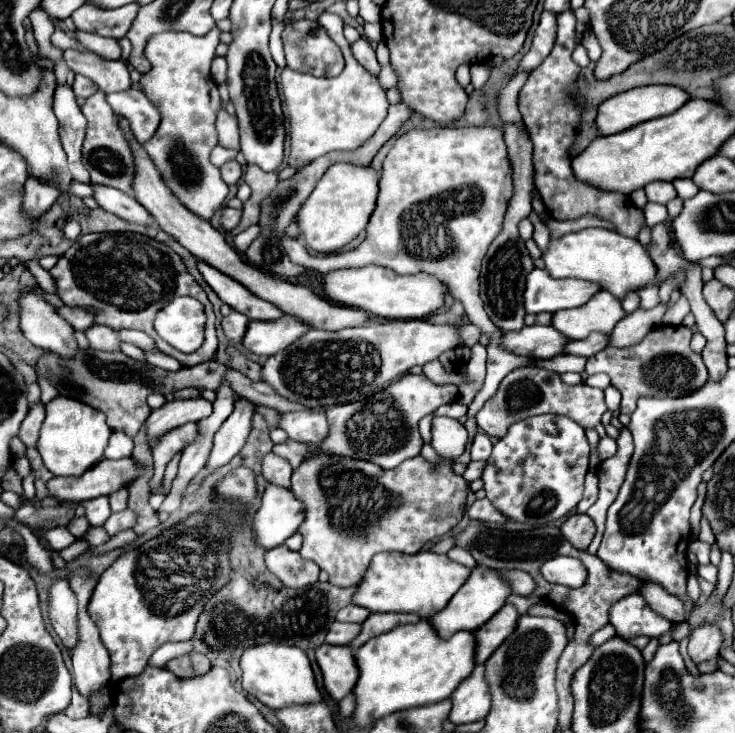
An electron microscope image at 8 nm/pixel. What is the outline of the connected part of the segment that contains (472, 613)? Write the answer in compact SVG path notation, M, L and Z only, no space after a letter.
M476 566L472 570L472 576L464 582L464 586L452 596L452 600L446 604L446 608L442 608L440 612L436 612L434 616L430 616L430 624L434 626L434 630L438 632L440 638L450 638L452 634L460 632L460 630L476 630L480 628L484 622L488 622L504 604L504 600L508 598L508 594L512 594L510 586L498 576L498 572L492 572L492 568L482 568Z

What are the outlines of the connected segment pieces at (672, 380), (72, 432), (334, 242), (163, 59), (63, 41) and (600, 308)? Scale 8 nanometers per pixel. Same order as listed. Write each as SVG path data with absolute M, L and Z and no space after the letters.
M658 326L650 330L638 344L628 348L604 348L596 356L590 356L586 362L588 374L604 372L610 376L614 388L622 394L620 412L632 414L640 396L656 396L656 398L676 398L688 396L688 392L696 392L708 382L708 372L698 352L690 348L692 330L686 326Z
M56 396L46 404L46 420L42 424L36 448L44 460L44 466L54 476L80 476L102 458L110 434L112 430L108 428L102 412L96 412L92 406L74 398Z
M334 164L318 180L314 192L300 206L296 216L300 236L298 240L314 252L330 254L352 242L368 224L378 194L378 174L368 166Z
M218 28L210 30L206 36L192 36L186 32L160 32L152 36L144 50L151 70L140 78L142 92L160 112L156 136L144 142L142 148L148 152L170 192L192 214L204 220L214 216L228 194L228 184L224 184L220 170L210 162L210 152L218 144L214 126L216 114L222 106L218 86L210 76L210 62L218 46L218 36Z
M55 27L55 32L51 36L51 42L53 45L55 45L55 47L60 48L62 50L73 48L83 52L87 51L87 49L84 48L80 43L78 43L76 39L70 38L68 34L66 34L58 27Z
M596 292L588 304L580 308L560 310L552 314L552 326L568 336L570 340L582 340L590 332L606 332L610 334L618 320L622 320L626 312L622 310L620 302L610 292Z

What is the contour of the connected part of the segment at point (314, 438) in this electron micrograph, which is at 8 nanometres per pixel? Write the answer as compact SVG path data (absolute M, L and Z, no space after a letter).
M298 410L298 412L284 412L280 414L280 424L288 438L296 442L308 442L308 444L320 444L328 434L326 424L326 410Z

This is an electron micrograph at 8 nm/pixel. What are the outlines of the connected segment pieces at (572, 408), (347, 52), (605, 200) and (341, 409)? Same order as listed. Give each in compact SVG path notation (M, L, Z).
M520 368L520 370L512 370L500 382L496 394L476 414L476 422L490 438L498 440L506 434L506 428L510 424L524 420L528 416L546 414L546 412L568 416L586 430L596 428L596 424L600 424L602 414L606 412L604 392L600 388L588 388L586 384L578 384L574 388L568 388L568 384L564 384L560 380L560 374L546 370L546 368Z
M326 12L318 18L318 22L342 50L346 66L342 74L334 78L314 78L312 74L294 72L290 68L282 70L282 94L290 120L288 166L294 168L304 168L312 160L334 150L356 150L376 132L390 106L386 90L380 88L378 78L370 76L352 56L350 44L342 34L342 20L336 14Z
M562 12L558 16L558 38L548 54L548 58L532 70L530 78L526 80L524 88L520 90L518 106L520 114L524 118L524 124L530 132L530 140L534 144L534 168L536 168L536 188L540 190L542 202L554 220L576 220L580 216L592 214L600 220L612 222L618 234L636 238L640 230L646 226L644 212L636 208L628 196L618 192L604 192L598 190L586 182L580 182L574 178L570 168L570 150L574 144L574 128L580 122L580 108L578 100L572 100L576 92L576 76L580 72L580 66L572 60L574 50L574 12Z
M406 374L370 398L332 406L330 414L334 414L334 454L352 460L368 460L380 468L396 468L404 460L420 454L424 444L418 432L420 418L432 414L442 404L454 402L456 396L458 386L454 384L438 386L424 374Z

